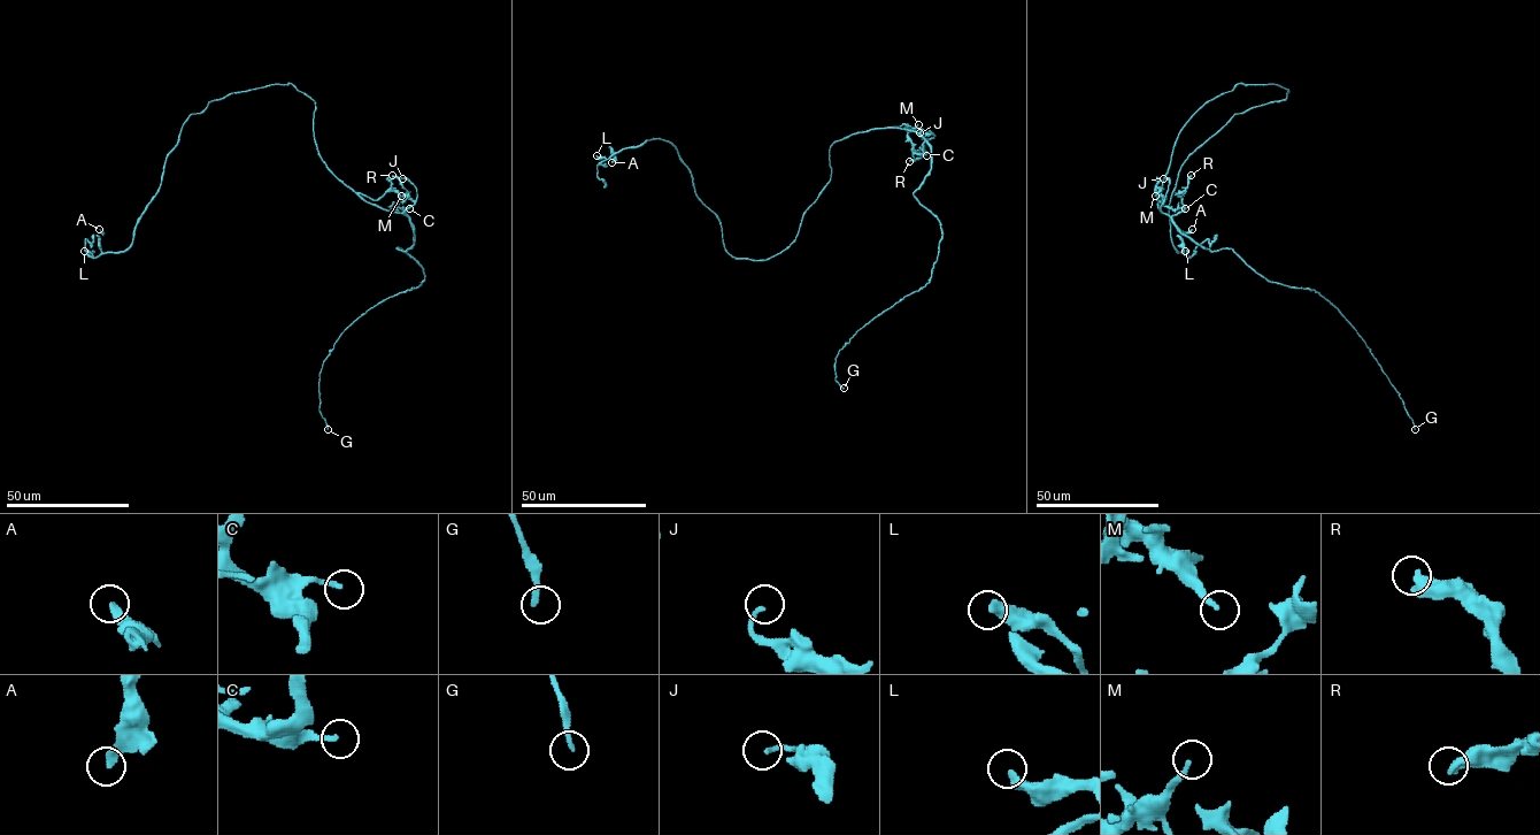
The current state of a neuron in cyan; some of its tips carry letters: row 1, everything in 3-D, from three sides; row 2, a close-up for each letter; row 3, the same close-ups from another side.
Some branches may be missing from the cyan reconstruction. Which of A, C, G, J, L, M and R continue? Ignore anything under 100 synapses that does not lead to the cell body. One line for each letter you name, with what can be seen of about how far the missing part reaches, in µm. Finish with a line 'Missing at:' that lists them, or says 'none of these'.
Missing at: none of these

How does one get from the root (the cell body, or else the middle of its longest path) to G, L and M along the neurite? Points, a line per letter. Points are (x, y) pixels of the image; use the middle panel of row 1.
G: (832, 144), (877, 129), (917, 131), (930, 170), (914, 196), (941, 230), (930, 280), (839, 351), (844, 388)
L: (832, 144), (831, 178), (795, 239), (762, 260), (726, 251), (670, 143), (597, 155)
M: (832, 144), (856, 132), (903, 124), (913, 130), (918, 124)

